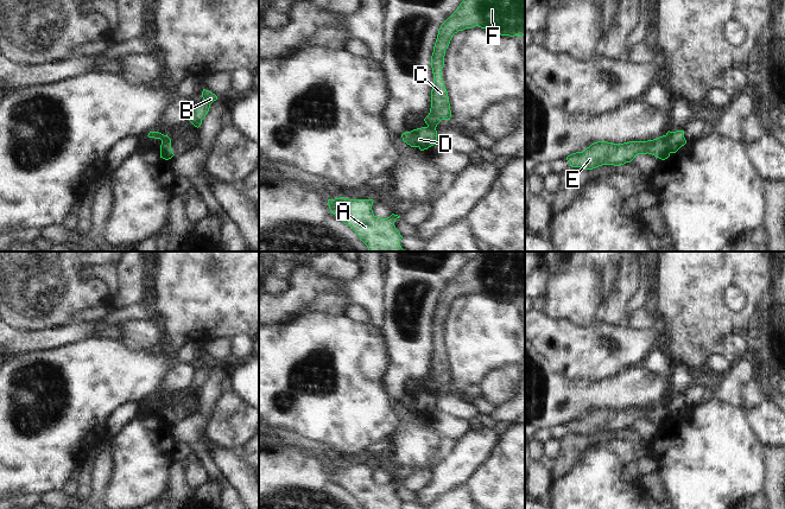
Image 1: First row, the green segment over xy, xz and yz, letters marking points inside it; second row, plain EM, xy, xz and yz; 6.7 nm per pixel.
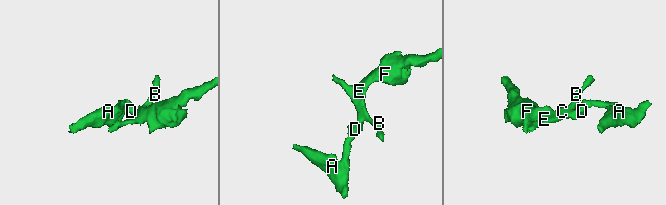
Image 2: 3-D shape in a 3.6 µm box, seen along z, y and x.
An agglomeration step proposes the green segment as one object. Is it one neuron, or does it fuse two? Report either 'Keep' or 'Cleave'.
Cleave

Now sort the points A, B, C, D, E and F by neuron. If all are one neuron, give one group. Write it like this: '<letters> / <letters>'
A D / B C E F

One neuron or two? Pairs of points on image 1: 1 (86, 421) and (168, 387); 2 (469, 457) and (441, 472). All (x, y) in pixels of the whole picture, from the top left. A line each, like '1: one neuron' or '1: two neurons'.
1: two neurons
2: one neuron

